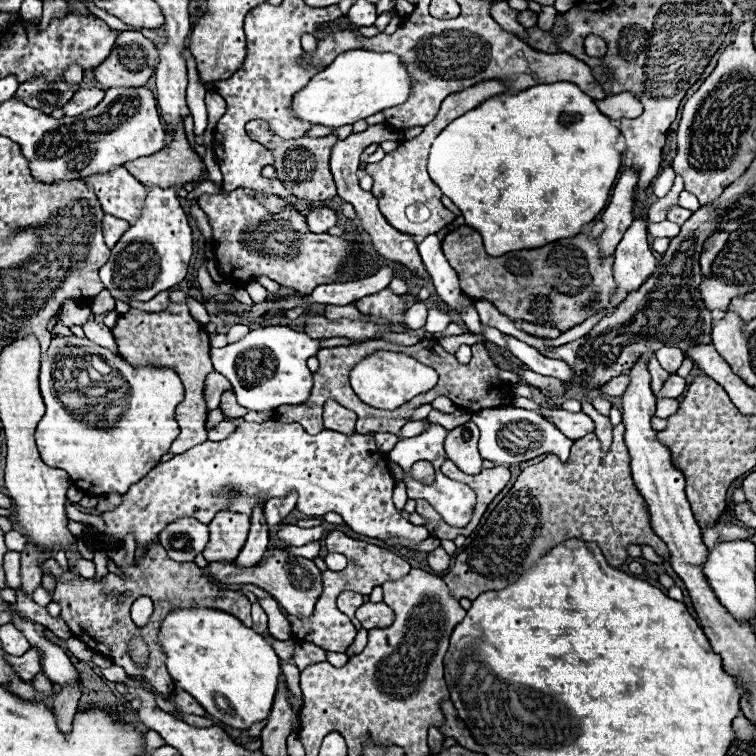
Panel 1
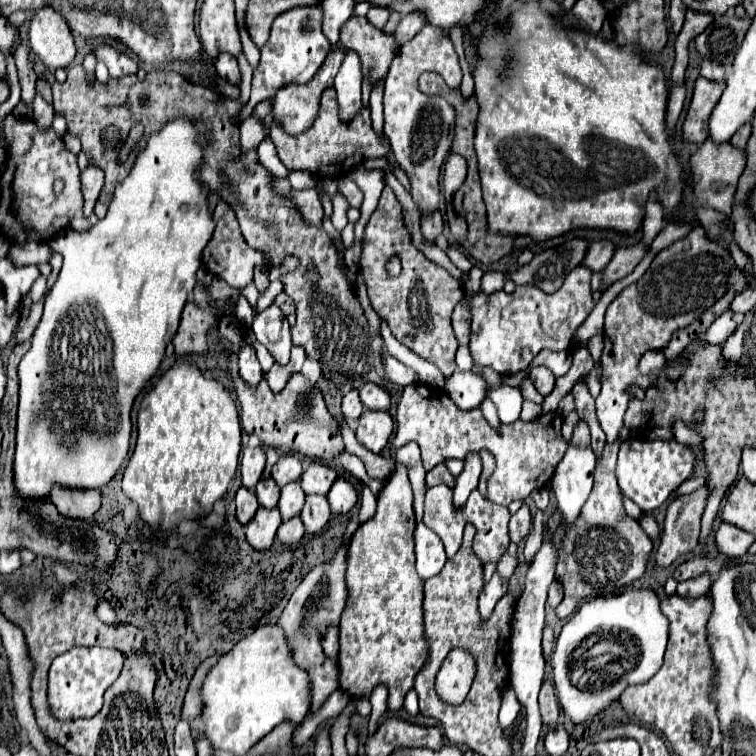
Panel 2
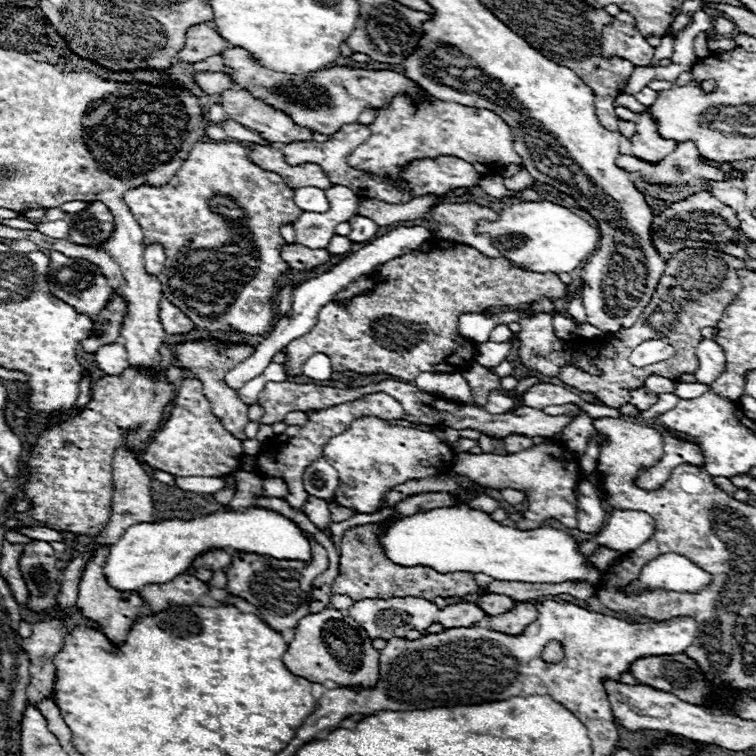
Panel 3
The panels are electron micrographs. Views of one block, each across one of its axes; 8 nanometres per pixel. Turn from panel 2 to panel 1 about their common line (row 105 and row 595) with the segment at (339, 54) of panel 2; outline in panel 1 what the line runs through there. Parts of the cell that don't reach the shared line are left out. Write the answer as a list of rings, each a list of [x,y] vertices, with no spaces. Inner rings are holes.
[[[276,548],[270,558],[266,558],[264,562],[260,562],[258,566],[252,566],[252,568],[236,568],[234,562],[230,562],[230,564],[212,562],[206,566],[206,574],[224,586],[254,584],[258,588],[264,588],[266,592],[270,592],[276,598],[276,602],[286,610],[286,614],[296,616],[296,618],[312,616],[314,604],[322,592],[322,574],[320,574],[318,566],[314,564],[314,560],[292,556],[292,554],[284,552],[282,548]]]

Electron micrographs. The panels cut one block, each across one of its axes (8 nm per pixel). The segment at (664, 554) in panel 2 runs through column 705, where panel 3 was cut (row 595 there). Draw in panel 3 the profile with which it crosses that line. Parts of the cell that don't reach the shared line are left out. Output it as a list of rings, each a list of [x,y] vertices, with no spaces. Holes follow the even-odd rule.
[[[486,594],[478,600],[478,606],[488,614],[488,616],[496,616],[502,612],[508,612],[510,608],[516,608],[516,600],[510,600],[510,596],[502,596],[502,594]]]

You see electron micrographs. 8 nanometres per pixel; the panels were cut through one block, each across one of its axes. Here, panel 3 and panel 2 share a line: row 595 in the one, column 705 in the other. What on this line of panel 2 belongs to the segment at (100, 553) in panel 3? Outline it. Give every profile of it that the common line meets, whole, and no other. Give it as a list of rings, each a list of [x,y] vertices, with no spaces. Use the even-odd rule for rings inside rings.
[[[698,76],[698,80],[694,82],[692,102],[690,102],[686,120],[682,124],[682,138],[686,142],[702,144],[708,138],[708,128],[706,128],[708,116],[710,116],[712,108],[716,106],[724,86],[726,86],[724,82],[712,82],[712,80]]]

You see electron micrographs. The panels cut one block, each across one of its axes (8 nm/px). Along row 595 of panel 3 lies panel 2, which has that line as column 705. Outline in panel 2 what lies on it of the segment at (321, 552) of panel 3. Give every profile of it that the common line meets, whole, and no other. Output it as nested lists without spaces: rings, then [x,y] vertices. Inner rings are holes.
[[[696,226],[686,238],[680,238],[672,246],[660,250],[646,274],[614,298],[614,302],[606,310],[606,346],[602,352],[604,380],[602,392],[596,398],[598,420],[602,430],[606,432],[608,444],[614,444],[620,438],[620,430],[624,426],[626,406],[632,398],[626,388],[630,384],[648,388],[652,384],[652,378],[656,378],[656,372],[640,374],[636,370],[640,354],[644,354],[644,350],[662,350],[674,330],[692,324],[730,288],[740,294],[744,288],[750,286],[750,282],[752,278],[734,264],[730,252],[722,248],[716,240],[710,240],[702,226]]]

